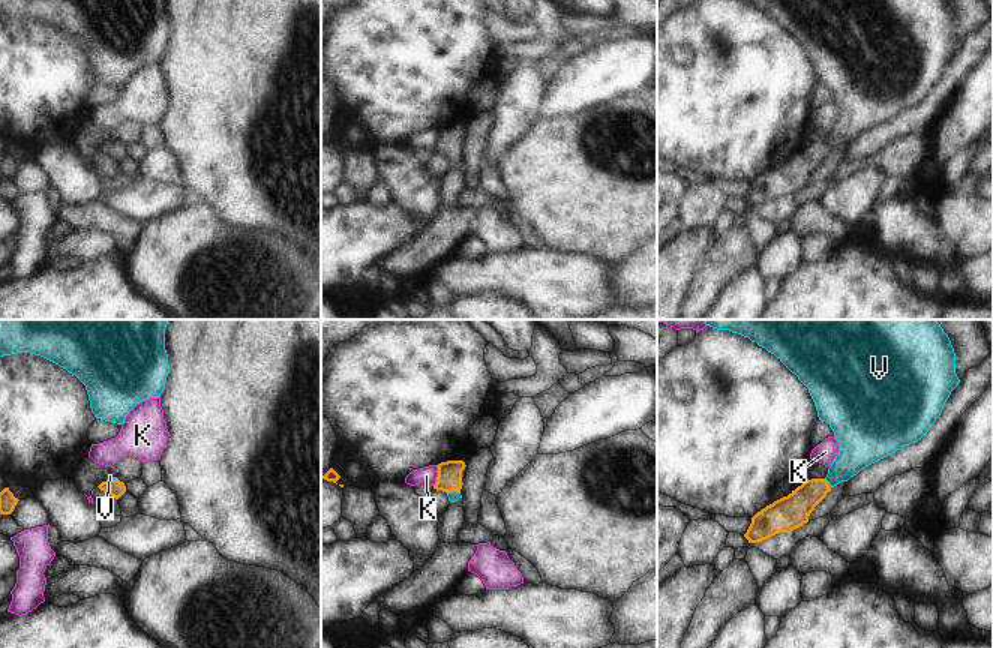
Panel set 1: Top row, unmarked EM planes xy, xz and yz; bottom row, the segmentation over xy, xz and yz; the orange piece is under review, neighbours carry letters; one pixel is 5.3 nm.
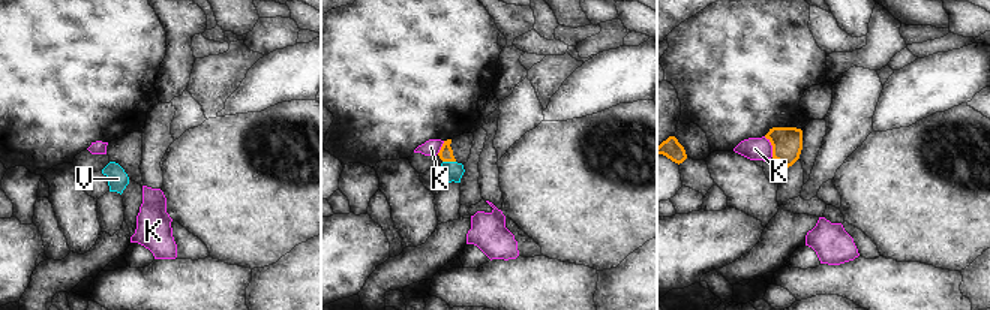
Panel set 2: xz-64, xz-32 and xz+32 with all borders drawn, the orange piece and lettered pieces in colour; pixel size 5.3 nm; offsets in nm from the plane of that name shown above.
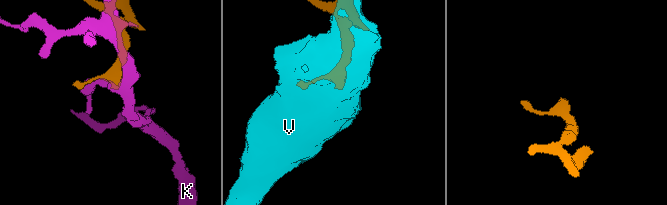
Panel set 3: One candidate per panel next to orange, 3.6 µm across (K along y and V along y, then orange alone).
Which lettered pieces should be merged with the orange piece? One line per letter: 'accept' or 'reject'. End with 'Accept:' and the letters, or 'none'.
K: reject
V: accept
Accept: V

